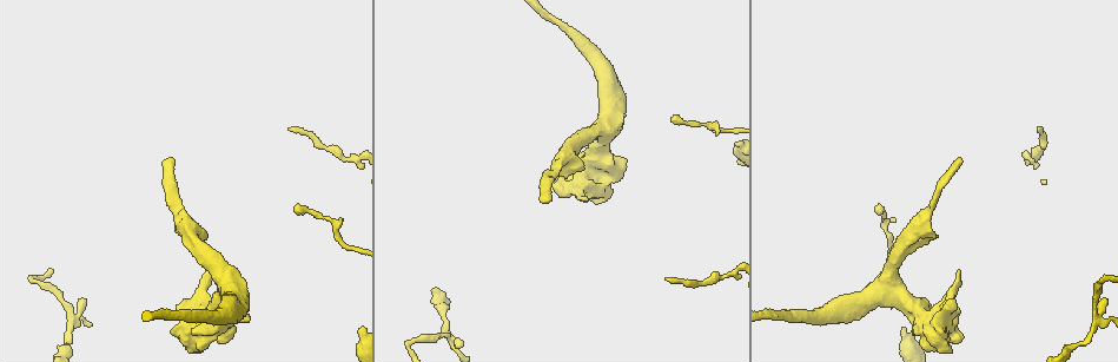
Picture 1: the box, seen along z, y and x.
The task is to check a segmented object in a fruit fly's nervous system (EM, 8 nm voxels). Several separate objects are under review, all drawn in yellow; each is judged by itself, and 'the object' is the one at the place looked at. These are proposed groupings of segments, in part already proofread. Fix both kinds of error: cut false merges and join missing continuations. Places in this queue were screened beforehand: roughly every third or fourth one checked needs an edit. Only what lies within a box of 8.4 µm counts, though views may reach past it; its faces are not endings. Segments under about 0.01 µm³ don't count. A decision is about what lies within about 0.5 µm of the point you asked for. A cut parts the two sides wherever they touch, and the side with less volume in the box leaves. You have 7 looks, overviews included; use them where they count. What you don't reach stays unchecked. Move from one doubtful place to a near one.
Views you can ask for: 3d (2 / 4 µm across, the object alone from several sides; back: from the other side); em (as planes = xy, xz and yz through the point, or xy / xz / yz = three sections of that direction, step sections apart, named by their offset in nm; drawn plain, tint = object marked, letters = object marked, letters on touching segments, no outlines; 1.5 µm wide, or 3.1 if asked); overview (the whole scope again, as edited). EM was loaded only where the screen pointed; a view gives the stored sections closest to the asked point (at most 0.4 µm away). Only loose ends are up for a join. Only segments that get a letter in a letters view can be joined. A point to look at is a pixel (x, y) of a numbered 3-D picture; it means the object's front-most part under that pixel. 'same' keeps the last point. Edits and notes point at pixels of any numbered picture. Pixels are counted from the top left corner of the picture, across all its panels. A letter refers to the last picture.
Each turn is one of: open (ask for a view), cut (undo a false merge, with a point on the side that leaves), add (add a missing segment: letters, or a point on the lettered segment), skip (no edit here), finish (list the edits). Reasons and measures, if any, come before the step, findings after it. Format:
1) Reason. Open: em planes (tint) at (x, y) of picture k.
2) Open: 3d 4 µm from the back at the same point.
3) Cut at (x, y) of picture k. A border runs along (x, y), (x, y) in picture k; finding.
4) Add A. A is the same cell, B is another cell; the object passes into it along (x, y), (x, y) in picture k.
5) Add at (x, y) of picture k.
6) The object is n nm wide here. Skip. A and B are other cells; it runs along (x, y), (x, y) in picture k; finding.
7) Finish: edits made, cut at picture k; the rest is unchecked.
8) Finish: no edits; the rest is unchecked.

End of a long branch. Open: em yz step 8 (letters) at (288, 127) of picture 1.

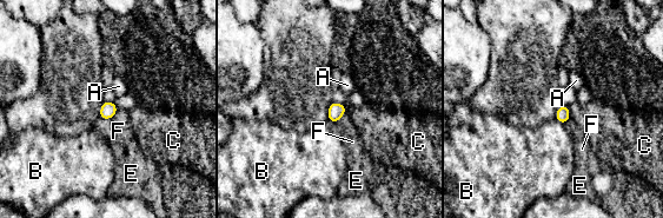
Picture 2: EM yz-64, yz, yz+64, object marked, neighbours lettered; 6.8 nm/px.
Cut it another way. Open: em planes (letters) at the same point.

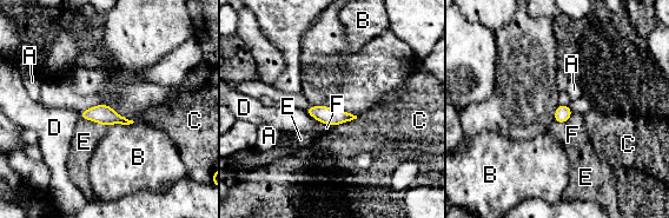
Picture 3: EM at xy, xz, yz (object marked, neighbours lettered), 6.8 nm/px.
The object is 110 nm wide here. Skip. A, B, C, D, E and F are other cells; a border runs along (304, 110), (317, 120) in picture 3; no lettered segment goes on from it.

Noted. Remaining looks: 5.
Branch stops here. Open: 3d 2 µm at (624, 162) of picture 1.

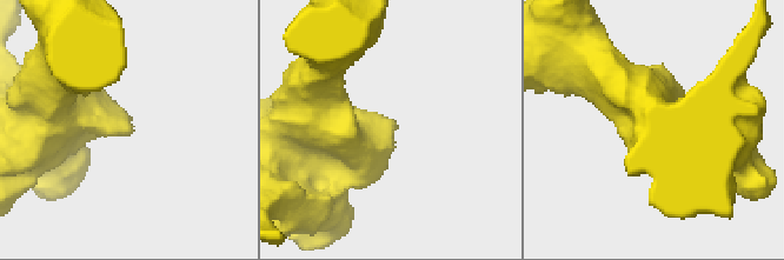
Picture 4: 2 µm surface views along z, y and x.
Shape alone is not enough. Open: em xy step 8 (tint) at (394, 127) of picture 4.

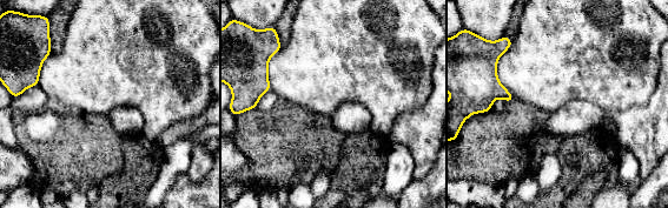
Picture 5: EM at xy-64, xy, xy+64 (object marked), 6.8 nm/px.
Another direction. Open: em planes (letters) at the same point.

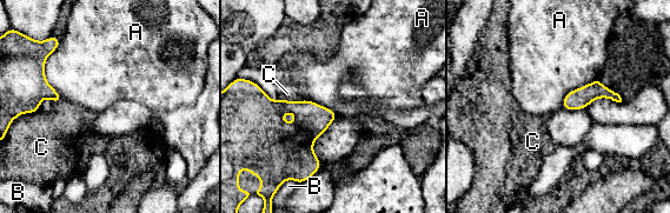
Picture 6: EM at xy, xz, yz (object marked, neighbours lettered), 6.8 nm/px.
Skip. A, B and C are other cells; a border runs along (60, 41), (45, 79), (62, 101) in picture 6; no lettered segment goes on from it.

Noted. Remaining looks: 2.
Thick turns thin. Open: 3d 4 µm at (179, 215) of picture 1.

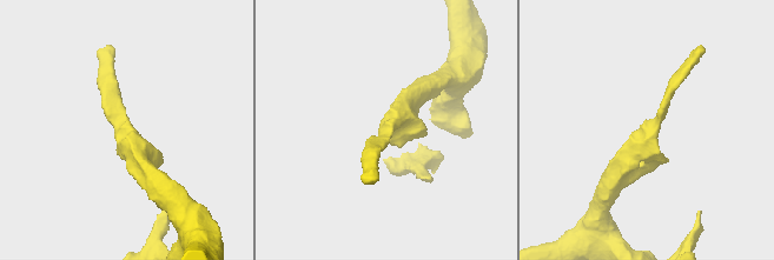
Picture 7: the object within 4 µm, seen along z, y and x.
The arms are 170, 300 nm wide. Open: em planes (letters) at (383, 128) of picture 7.

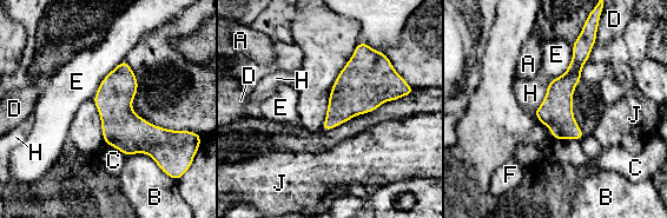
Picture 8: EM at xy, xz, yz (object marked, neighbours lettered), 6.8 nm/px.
The object is 220 nm wide here. Skip. A, B, C, D, E, F, H and J are other cells; a border runs along (572, 45), (568, 67), (546, 86) in picture 8; all the same cell.

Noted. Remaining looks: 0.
Finish: no edits; the rest is unchecked.

